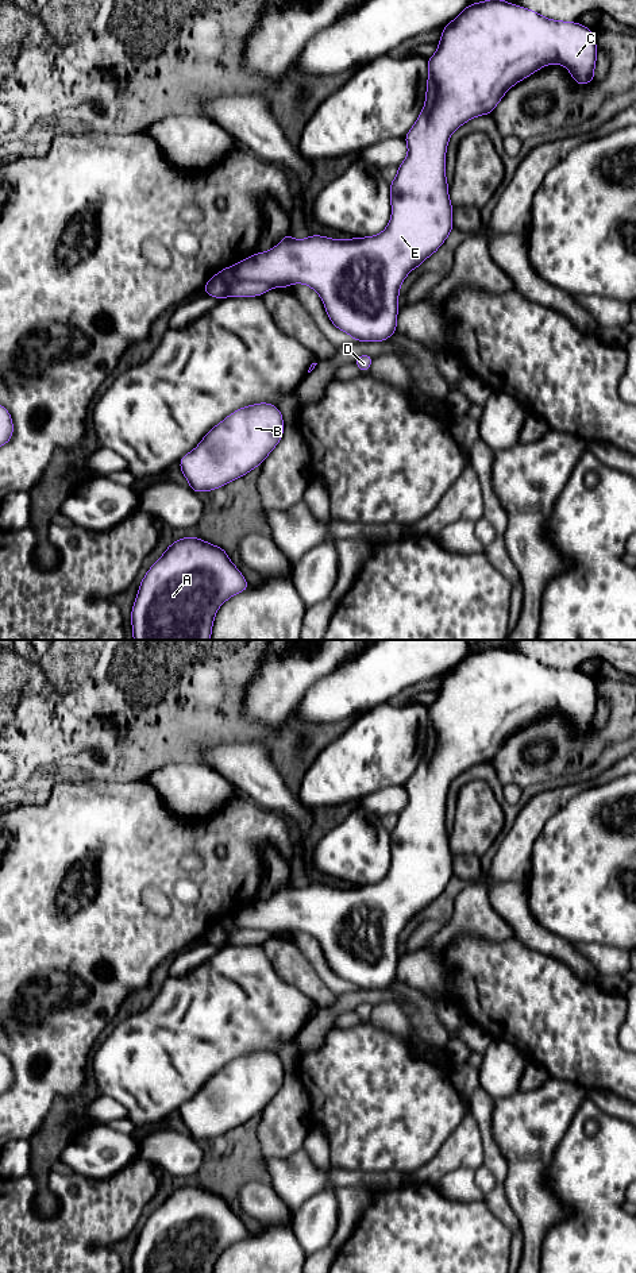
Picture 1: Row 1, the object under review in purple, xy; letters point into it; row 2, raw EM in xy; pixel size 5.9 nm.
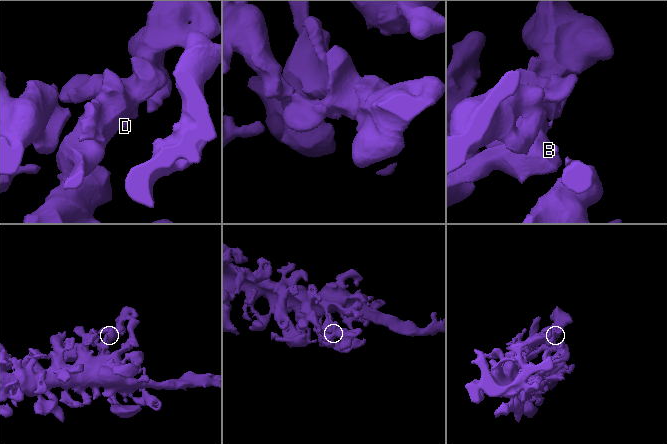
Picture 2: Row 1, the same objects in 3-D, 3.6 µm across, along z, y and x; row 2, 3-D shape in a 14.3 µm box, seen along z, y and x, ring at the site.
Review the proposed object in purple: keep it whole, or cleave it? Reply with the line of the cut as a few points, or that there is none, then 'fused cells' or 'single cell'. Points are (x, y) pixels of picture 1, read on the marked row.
xy (216, 274), (224, 278), (265, 281), (274, 286) | fused cells

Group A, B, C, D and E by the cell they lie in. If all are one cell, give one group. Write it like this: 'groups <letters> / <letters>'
groups A B C E / D

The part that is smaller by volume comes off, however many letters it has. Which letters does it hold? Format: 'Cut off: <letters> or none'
Cut off: D

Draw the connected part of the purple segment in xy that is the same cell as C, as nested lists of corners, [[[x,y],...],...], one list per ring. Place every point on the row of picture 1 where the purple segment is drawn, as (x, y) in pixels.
[[[485,0],[469,4],[459,16],[447,23],[438,43],[436,53],[427,59],[428,80],[425,103],[416,123],[404,136],[408,155],[390,186],[392,216],[388,227],[378,235],[352,238],[346,240],[311,235],[305,239],[288,239],[266,252],[255,252],[247,259],[240,259],[230,279],[215,274],[203,288],[217,300],[227,296],[232,279],[266,282],[274,288],[289,288],[292,283],[304,283],[319,293],[328,319],[340,331],[347,332],[356,342],[385,342],[397,331],[400,288],[406,275],[446,242],[454,229],[452,204],[448,197],[446,178],[446,151],[451,134],[466,121],[492,115],[504,94],[517,82],[540,70],[543,66],[563,65],[581,86],[593,82],[597,61],[594,31],[581,23],[551,20],[536,11],[505,0]]]

